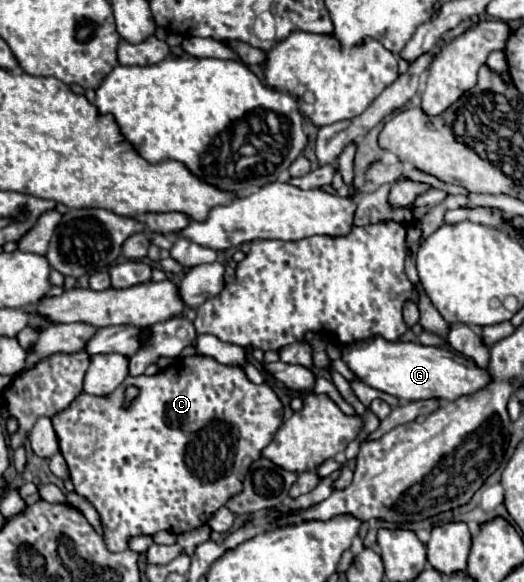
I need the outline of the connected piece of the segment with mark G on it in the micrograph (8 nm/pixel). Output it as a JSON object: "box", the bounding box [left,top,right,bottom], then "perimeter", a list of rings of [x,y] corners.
{"box":[341,337,493,401],"perimeter":[[[383,337],[359,341],[343,347],[341,359],[369,387],[395,395],[403,401],[457,401],[459,397],[475,395],[493,381],[489,369],[481,369],[461,353],[449,347],[425,347],[421,343],[391,343]]]}

